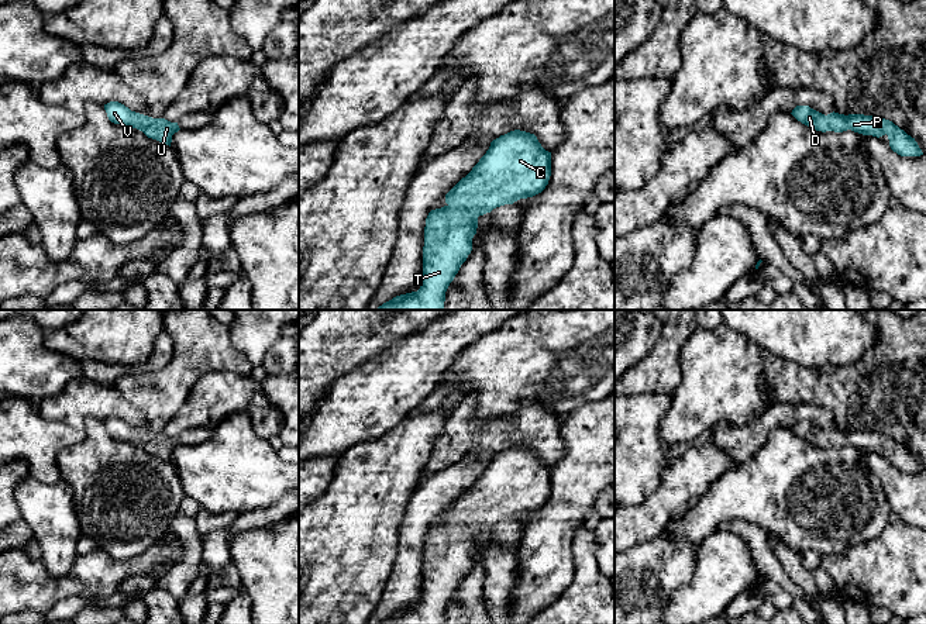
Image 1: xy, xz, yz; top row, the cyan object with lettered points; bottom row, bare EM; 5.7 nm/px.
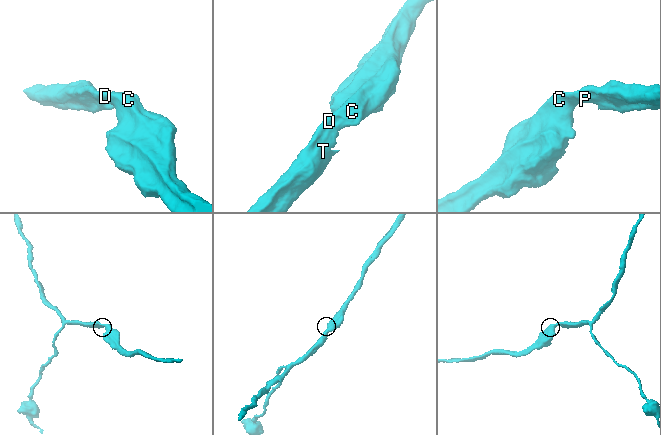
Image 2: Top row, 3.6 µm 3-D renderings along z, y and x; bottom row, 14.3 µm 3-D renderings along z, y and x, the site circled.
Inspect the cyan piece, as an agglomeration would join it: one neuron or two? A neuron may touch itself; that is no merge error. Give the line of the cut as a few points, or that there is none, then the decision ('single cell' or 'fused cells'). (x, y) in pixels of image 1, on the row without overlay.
no cut; single cell

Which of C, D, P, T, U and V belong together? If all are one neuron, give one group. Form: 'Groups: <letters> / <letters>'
Groups: C D P T U V

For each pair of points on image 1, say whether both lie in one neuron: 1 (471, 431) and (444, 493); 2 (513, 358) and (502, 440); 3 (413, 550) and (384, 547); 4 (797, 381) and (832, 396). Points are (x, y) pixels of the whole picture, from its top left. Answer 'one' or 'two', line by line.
1: two
2: two
3: two
4: one

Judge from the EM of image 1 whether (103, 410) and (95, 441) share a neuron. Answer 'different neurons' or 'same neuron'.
different neurons

